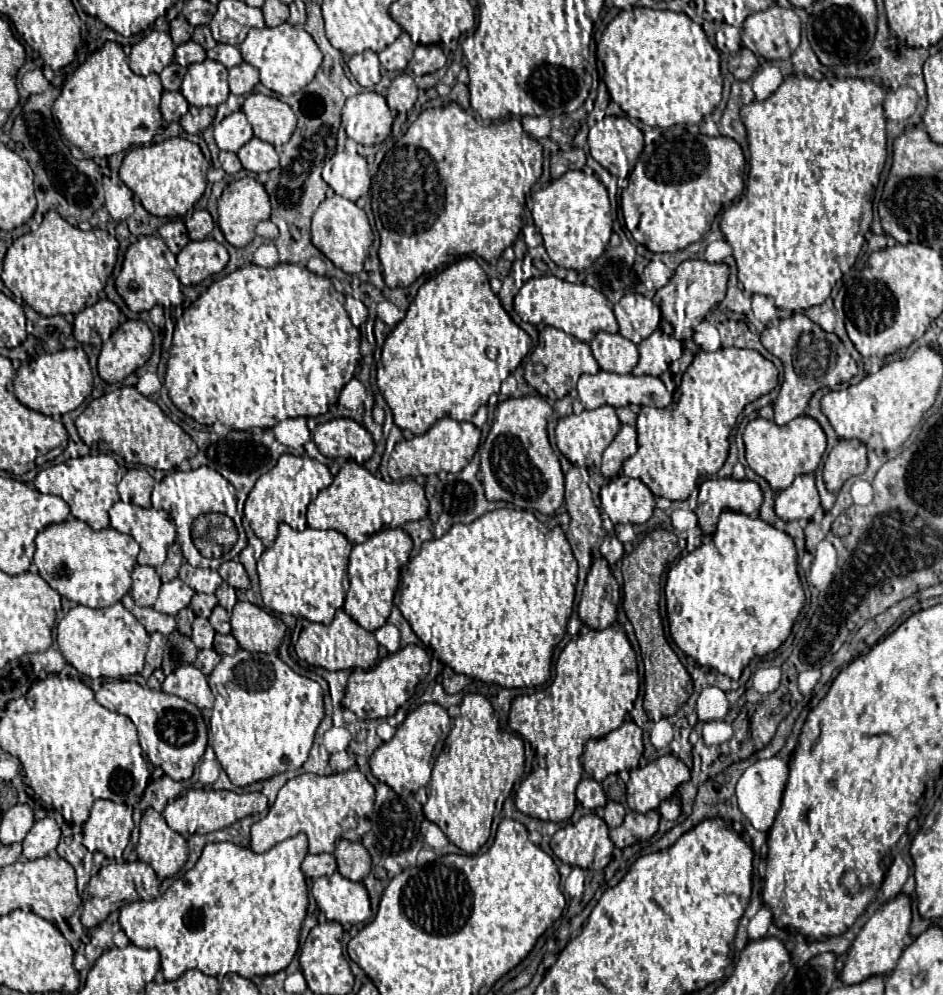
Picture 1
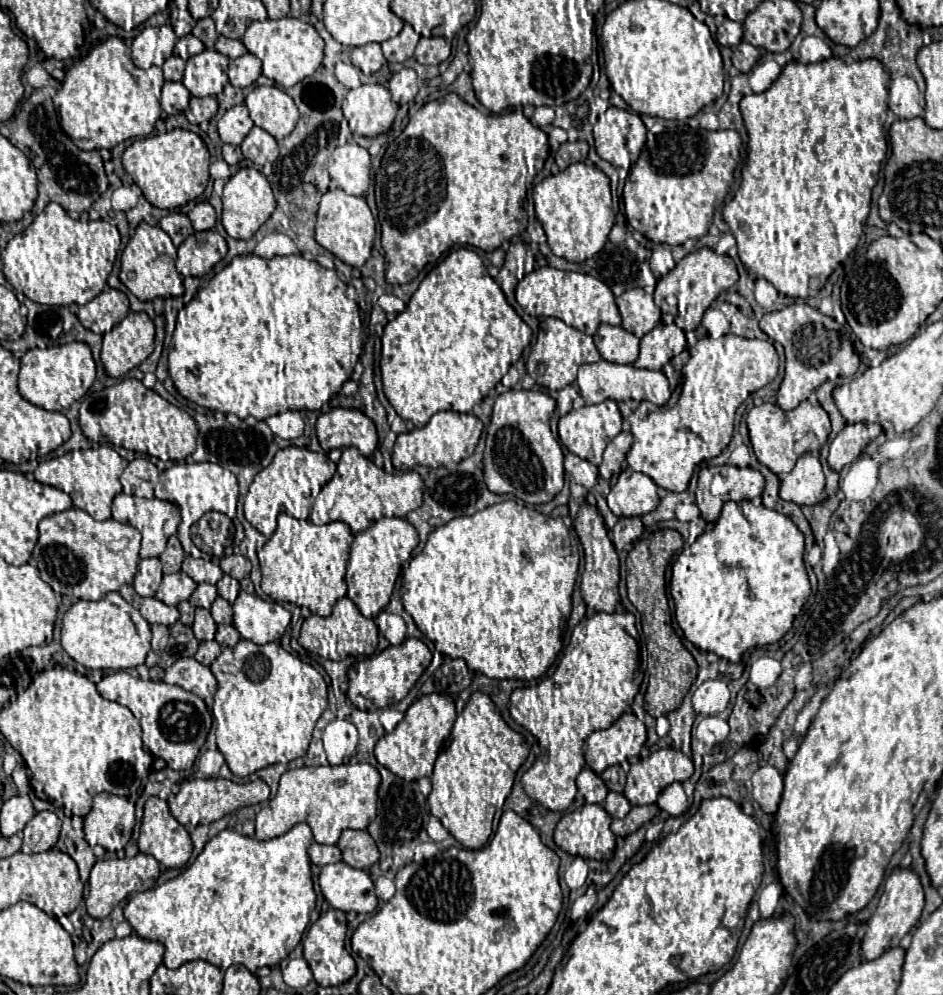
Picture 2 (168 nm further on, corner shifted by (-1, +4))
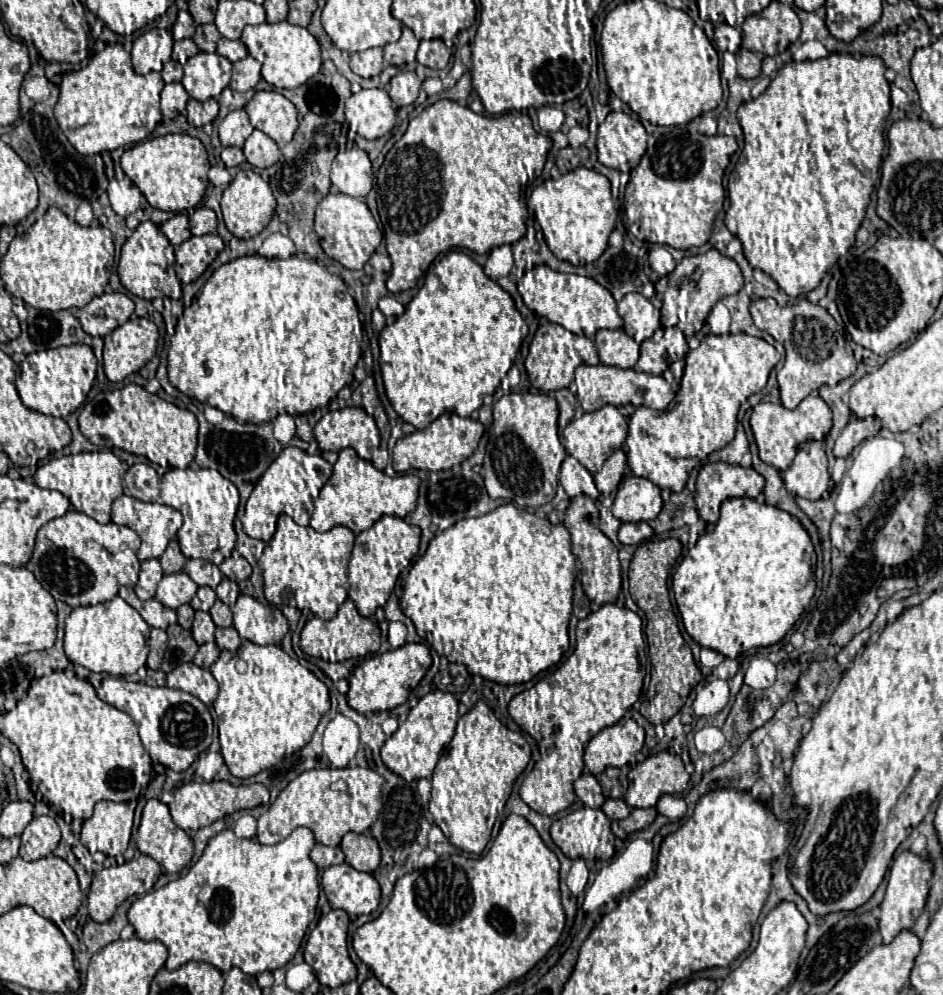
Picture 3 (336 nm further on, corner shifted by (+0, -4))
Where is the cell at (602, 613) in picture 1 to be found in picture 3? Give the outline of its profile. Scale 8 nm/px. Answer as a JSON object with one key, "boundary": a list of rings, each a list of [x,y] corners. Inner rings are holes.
{"boundary":[[[587,495],[573,497],[567,511],[565,511],[565,521],[563,523],[571,533],[573,553],[581,561],[581,583],[583,583],[583,589],[585,589],[587,597],[595,605],[615,603],[617,595],[619,595],[619,589],[621,589],[621,565],[619,565],[619,559],[617,559],[617,547],[599,529],[599,511],[597,511],[595,503],[591,501],[591,497],[587,497]]]}

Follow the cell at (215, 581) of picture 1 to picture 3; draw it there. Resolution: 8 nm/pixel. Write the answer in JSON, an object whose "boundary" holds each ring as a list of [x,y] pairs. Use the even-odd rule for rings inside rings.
{"boundary":[[[189,559],[185,569],[183,569],[197,585],[207,585],[211,589],[215,589],[219,585],[219,581],[223,579],[223,573],[219,571],[219,567],[207,559]]]}

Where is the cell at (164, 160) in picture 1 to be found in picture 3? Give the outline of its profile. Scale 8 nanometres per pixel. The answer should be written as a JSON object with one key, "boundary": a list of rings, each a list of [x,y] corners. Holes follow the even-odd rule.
{"boundary":[[[185,133],[161,135],[125,149],[121,155],[121,167],[145,195],[149,205],[161,211],[181,211],[195,207],[203,199],[209,185],[207,151],[199,139]]]}

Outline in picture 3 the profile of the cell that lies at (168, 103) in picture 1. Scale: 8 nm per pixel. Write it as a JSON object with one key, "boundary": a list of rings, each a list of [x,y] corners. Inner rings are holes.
{"boundary":[[[169,83],[161,91],[161,113],[166,118],[173,119],[185,113],[189,101],[189,93],[181,83]]]}

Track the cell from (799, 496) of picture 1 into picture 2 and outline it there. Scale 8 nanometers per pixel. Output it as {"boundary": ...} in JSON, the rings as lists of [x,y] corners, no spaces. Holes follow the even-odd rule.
{"boundary":[[[806,453],[796,467],[780,477],[780,499],[792,501],[800,507],[816,505],[824,491],[824,473],[816,455]]]}

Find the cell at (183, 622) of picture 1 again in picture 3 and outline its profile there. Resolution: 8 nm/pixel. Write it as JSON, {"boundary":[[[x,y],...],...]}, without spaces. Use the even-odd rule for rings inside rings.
{"boundary":[[[181,605],[179,609],[177,609],[177,617],[179,617],[179,625],[183,627],[183,629],[189,629],[191,627],[191,621],[193,621],[193,607],[191,605]]]}

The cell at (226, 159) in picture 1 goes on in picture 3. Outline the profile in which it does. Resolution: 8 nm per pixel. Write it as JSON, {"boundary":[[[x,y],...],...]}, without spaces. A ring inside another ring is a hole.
{"boundary":[[[225,147],[221,153],[221,159],[227,167],[235,167],[235,165],[241,165],[245,161],[243,151],[239,147]]]}

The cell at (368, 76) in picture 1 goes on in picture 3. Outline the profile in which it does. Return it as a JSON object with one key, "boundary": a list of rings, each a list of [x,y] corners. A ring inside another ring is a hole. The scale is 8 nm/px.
{"boundary":[[[373,47],[351,55],[351,71],[361,77],[375,77],[383,71],[383,47]]]}

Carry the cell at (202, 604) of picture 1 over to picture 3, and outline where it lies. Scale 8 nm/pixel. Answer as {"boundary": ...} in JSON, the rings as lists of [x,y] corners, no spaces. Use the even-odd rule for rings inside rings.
{"boundary":[[[199,587],[199,591],[195,593],[195,597],[191,601],[191,607],[199,609],[199,611],[209,611],[213,607],[215,599],[217,599],[217,595],[211,587]]]}

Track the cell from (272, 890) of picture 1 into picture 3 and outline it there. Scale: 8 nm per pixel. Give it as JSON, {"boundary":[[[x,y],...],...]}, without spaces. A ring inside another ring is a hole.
{"boundary":[[[297,827],[277,845],[261,845],[255,839],[235,839],[233,829],[225,829],[207,843],[201,859],[187,871],[187,875],[135,899],[127,917],[139,939],[157,939],[169,949],[165,967],[171,971],[187,961],[205,961],[223,973],[229,973],[233,967],[239,967],[249,975],[281,969],[301,947],[307,927],[315,917],[319,879],[317,865],[309,859],[309,851],[313,847],[315,837],[307,827]]]}

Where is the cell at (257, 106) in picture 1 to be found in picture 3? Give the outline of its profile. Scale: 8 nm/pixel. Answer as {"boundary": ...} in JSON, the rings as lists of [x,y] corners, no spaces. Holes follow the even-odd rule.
{"boundary":[[[255,91],[253,99],[245,105],[249,121],[255,129],[267,133],[277,143],[293,139],[297,129],[297,109],[277,91]]]}

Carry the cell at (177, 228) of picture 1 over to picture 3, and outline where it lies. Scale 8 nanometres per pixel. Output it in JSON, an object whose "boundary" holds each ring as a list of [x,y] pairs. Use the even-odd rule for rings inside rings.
{"boundary":[[[173,215],[171,219],[167,219],[163,225],[161,225],[161,231],[167,235],[167,239],[171,241],[173,247],[181,245],[183,241],[187,241],[191,237],[189,233],[189,219],[187,215]]]}

